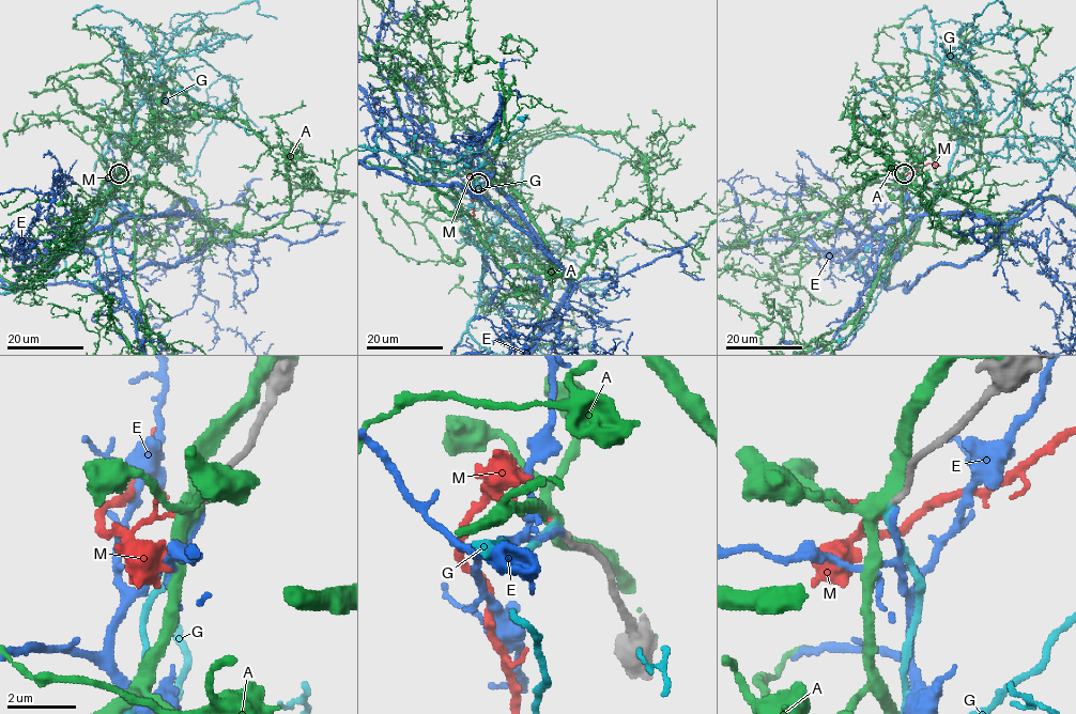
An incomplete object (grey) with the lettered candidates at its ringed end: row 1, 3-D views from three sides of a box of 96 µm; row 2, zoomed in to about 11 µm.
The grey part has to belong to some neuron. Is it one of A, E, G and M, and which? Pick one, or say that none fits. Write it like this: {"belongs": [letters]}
{"belongs": ["G"]}

